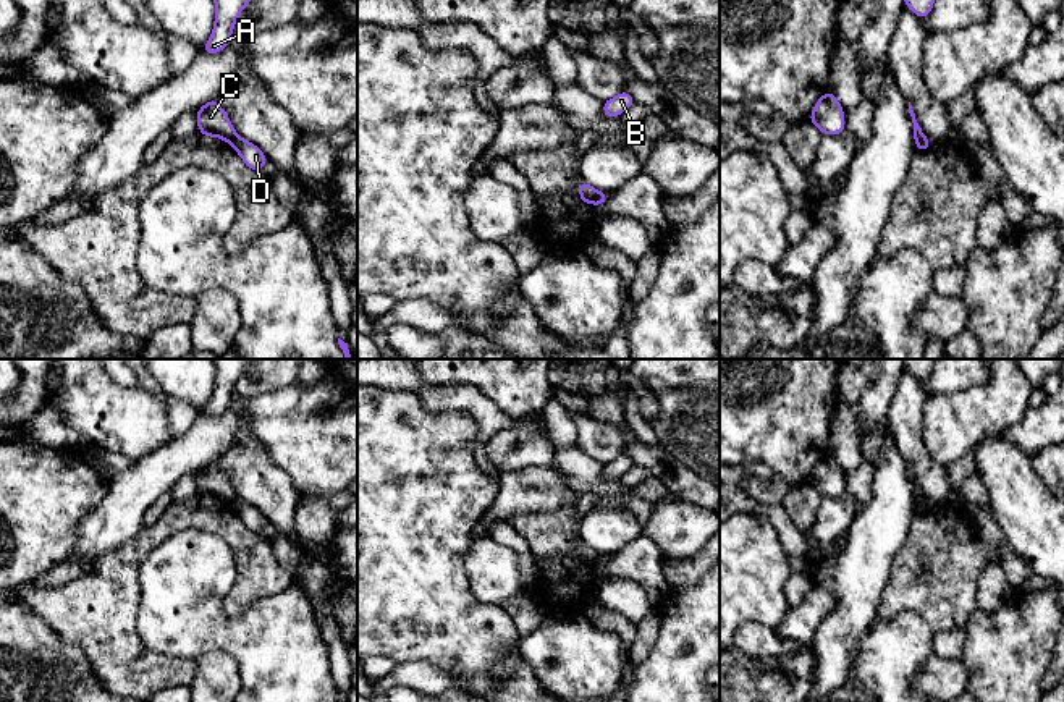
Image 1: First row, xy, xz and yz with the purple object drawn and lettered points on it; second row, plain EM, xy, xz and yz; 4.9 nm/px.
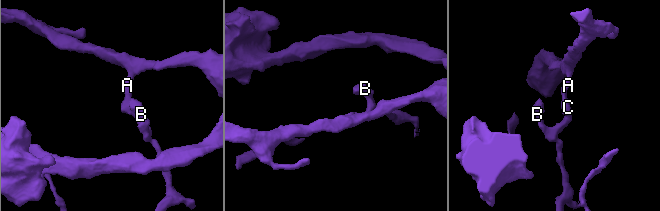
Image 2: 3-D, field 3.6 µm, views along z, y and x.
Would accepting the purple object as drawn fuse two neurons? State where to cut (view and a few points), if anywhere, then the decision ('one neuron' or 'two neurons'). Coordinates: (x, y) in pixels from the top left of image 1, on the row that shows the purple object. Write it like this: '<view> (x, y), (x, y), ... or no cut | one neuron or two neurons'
yz (924, 135), (914, 141) | two neurons

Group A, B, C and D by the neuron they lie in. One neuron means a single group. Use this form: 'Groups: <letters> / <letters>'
Groups: A C / B D

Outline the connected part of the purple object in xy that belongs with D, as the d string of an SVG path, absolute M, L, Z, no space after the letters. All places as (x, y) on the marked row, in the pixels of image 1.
M236 136L231 146L243 159L243 162L254 171L260 173L262 167L268 162L267 155L244 137Z

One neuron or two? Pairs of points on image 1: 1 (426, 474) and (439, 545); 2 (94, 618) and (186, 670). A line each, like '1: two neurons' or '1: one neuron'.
1: one neuron
2: one neuron

